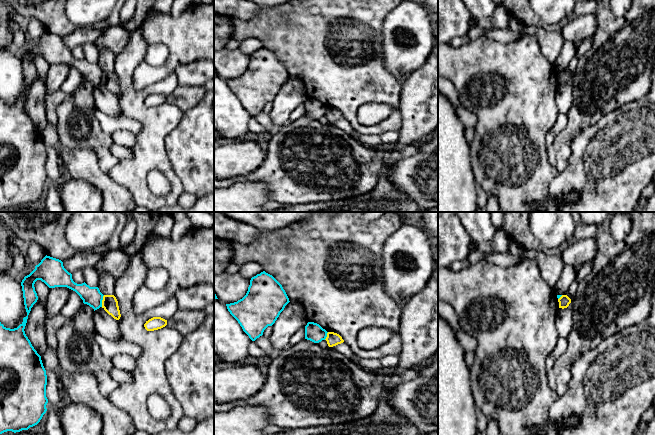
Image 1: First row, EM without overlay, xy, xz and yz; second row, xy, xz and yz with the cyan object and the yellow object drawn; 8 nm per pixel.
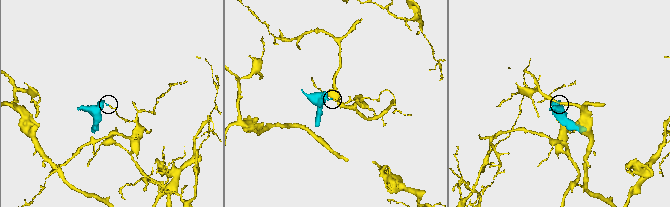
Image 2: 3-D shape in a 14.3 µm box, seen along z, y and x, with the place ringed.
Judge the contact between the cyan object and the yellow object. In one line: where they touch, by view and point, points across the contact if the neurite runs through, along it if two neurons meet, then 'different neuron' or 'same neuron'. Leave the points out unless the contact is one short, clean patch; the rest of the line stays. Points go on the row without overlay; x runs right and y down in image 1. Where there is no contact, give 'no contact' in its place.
meets cyan in xy at (101, 77); border along xy (104, 71), (101, 82); different neuron

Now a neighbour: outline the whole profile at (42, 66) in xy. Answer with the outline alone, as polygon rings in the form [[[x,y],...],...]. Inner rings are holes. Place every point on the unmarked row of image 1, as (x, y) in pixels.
[[[37,56],[34,60],[34,63],[38,74],[41,76],[43,82],[45,83],[46,78],[48,76],[50,64],[41,56]]]

